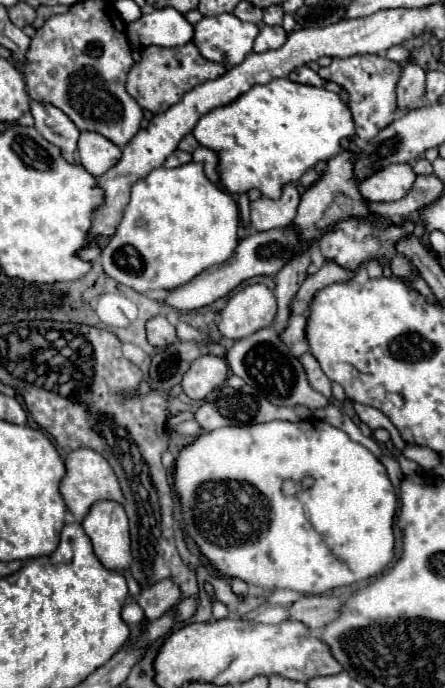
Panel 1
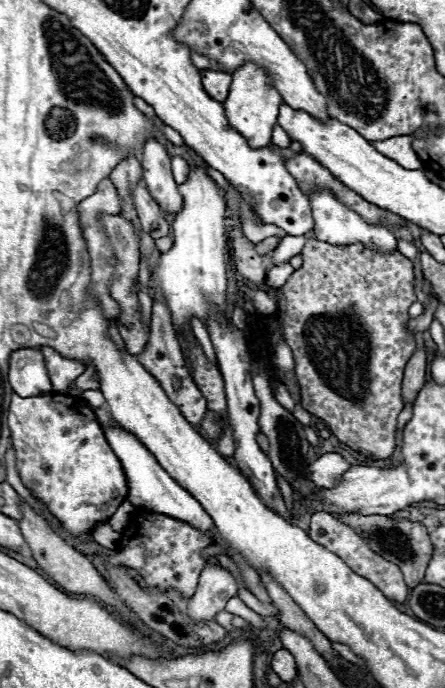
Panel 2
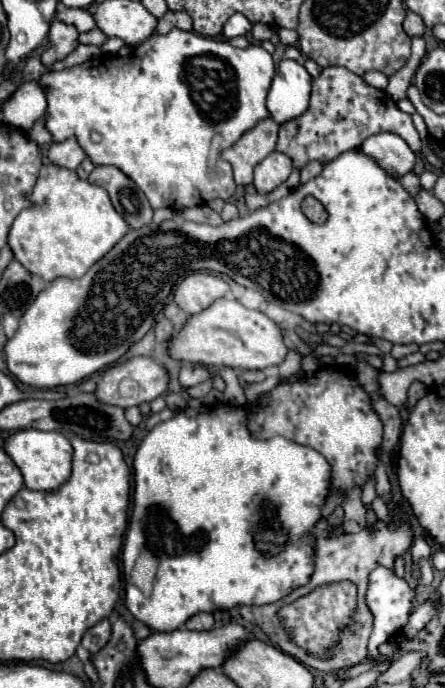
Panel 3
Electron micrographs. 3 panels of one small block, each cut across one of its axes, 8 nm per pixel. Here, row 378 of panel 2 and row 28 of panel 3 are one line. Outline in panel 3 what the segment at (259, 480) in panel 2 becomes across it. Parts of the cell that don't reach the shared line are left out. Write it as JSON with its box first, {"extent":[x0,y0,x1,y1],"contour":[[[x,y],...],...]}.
{"extent":[224,14,252,38],"contour":[[[234,14],[228,18],[226,26],[224,26],[224,38],[236,38],[236,36],[246,36],[252,30],[250,20],[244,14]]]}

